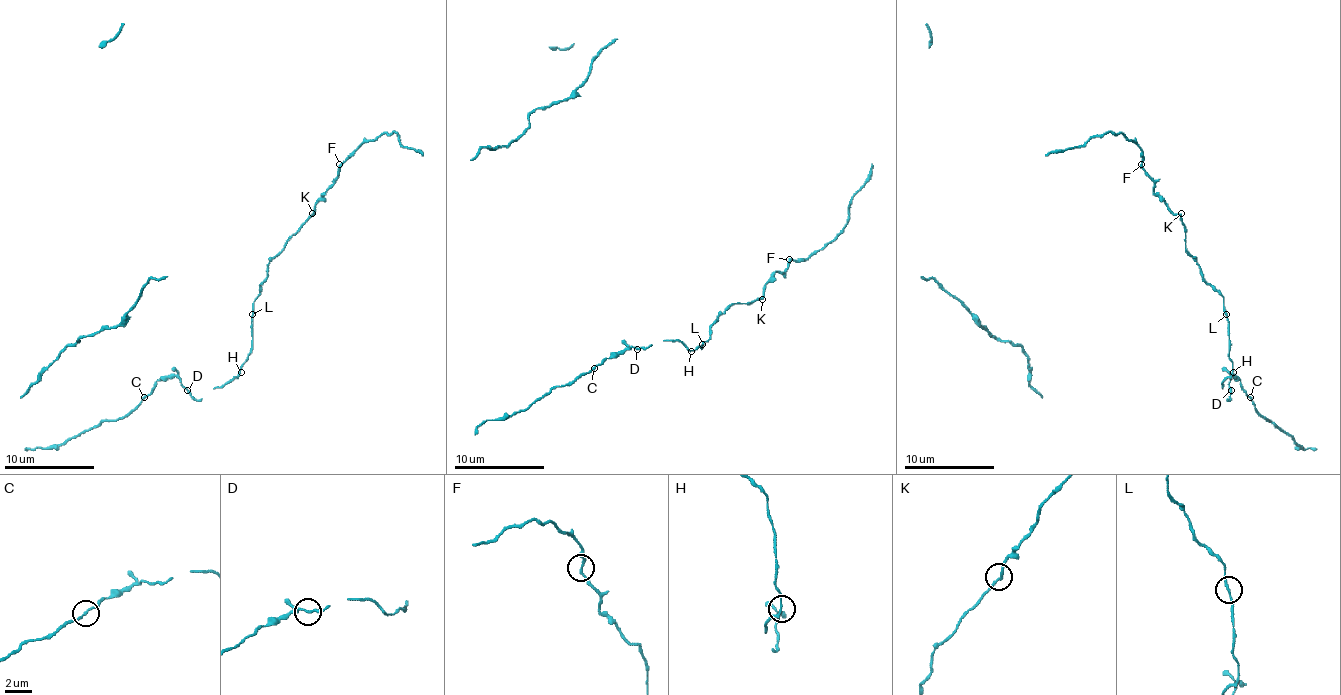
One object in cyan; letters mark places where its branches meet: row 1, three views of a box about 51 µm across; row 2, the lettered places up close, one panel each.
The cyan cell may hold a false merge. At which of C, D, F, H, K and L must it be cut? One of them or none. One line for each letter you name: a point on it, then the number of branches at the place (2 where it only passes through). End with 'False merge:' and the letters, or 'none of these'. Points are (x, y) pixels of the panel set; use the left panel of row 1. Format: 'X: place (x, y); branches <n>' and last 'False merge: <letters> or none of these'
False merge: none of these

